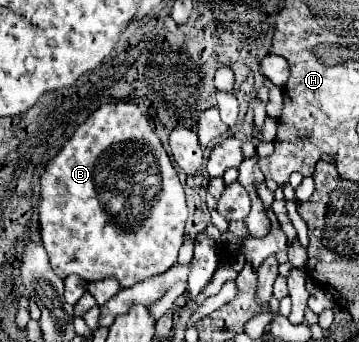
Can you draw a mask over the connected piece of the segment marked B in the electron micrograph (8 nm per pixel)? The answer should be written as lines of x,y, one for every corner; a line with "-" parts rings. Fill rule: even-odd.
116,103
96,109
48,163
40,183
40,237
58,277
66,279
72,273
86,281
114,277
120,287
132,287
176,263
188,217
184,191
160,139
136,105

